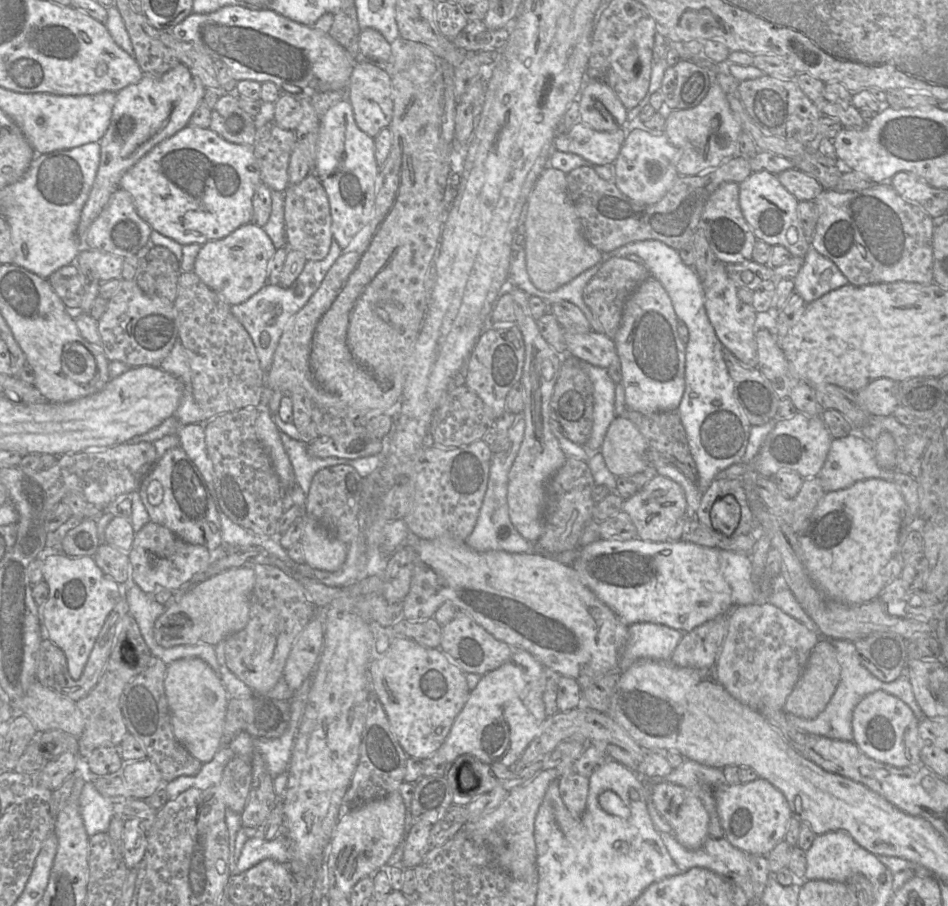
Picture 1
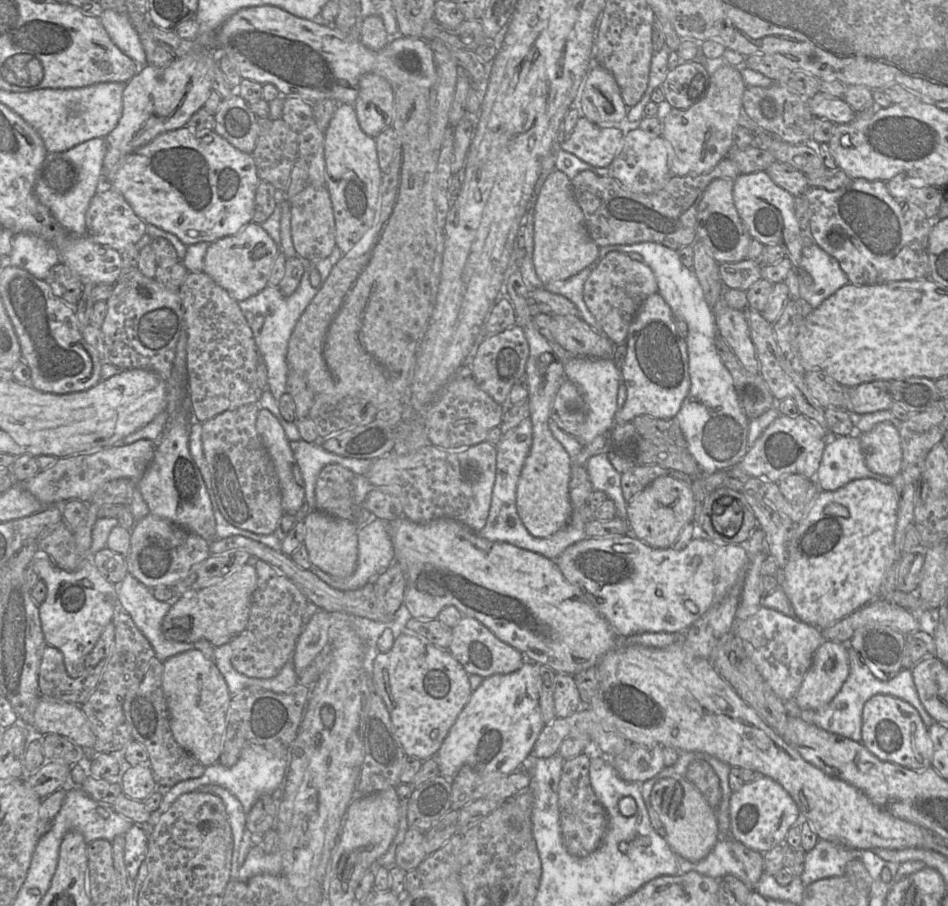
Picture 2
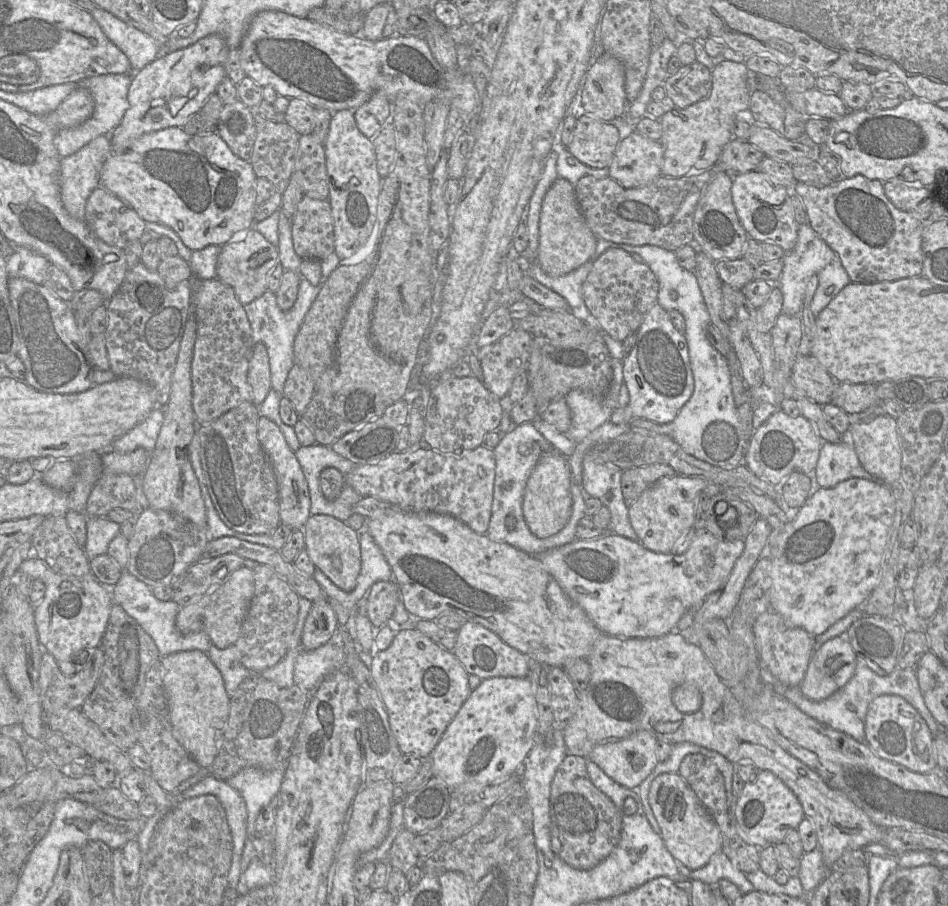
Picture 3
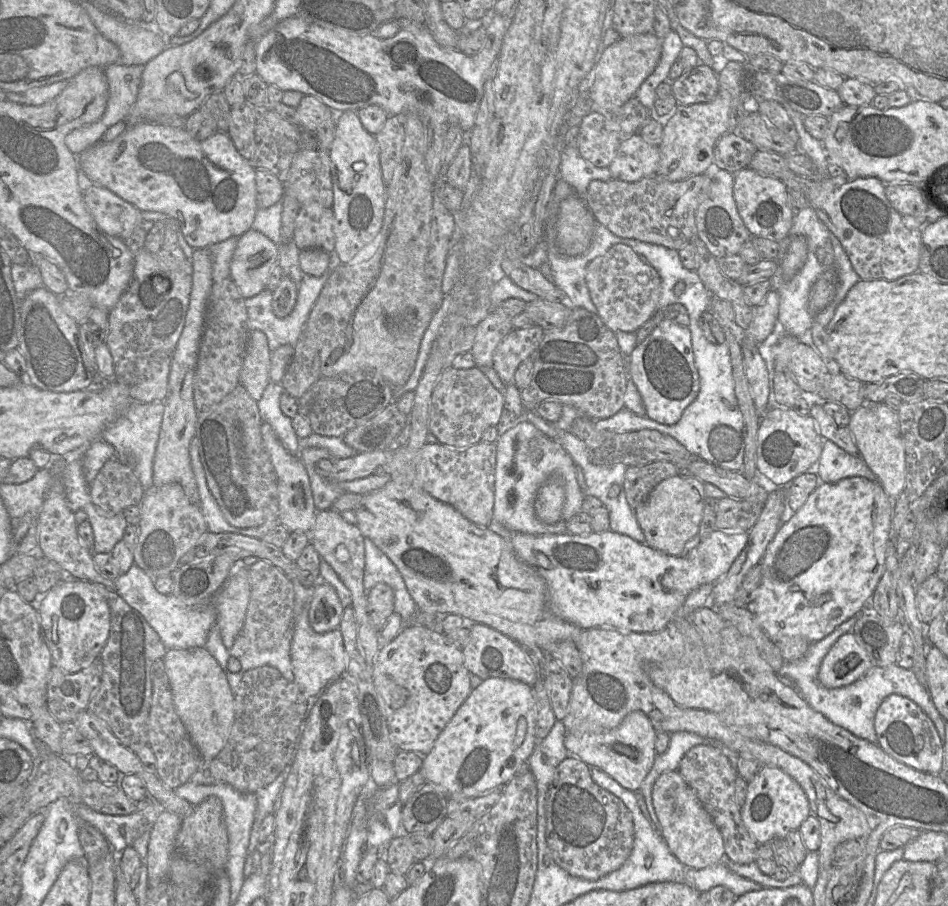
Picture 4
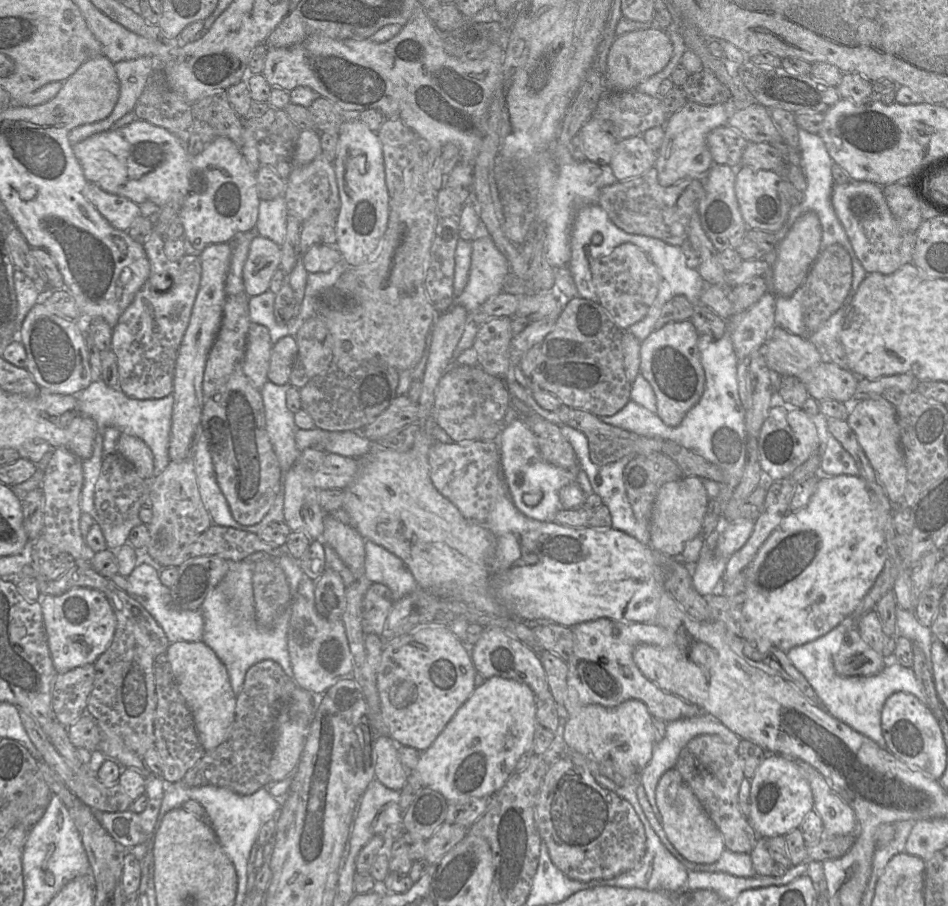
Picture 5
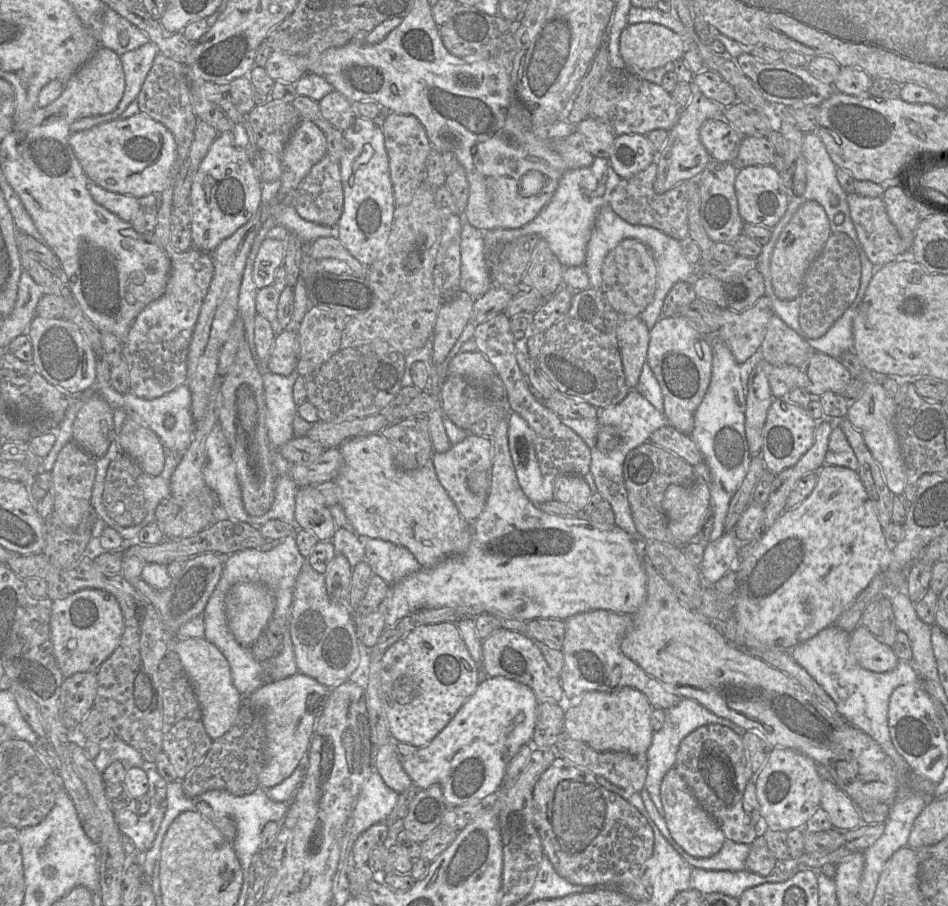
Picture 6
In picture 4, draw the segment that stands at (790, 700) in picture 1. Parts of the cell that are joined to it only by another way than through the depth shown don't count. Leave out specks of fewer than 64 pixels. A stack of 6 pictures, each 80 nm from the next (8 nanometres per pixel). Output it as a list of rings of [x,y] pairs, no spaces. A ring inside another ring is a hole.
[[[853,632],[842,635],[823,659],[818,679],[826,688],[839,688],[863,677],[873,663]]]

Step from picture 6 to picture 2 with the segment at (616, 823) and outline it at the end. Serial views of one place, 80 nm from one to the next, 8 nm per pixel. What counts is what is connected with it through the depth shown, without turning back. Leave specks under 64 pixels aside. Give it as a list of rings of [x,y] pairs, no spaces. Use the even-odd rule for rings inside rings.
[[[580,753],[566,759],[558,786],[558,807],[564,845],[569,854],[585,857],[600,845],[607,826],[607,812],[598,800],[590,781],[591,754]]]

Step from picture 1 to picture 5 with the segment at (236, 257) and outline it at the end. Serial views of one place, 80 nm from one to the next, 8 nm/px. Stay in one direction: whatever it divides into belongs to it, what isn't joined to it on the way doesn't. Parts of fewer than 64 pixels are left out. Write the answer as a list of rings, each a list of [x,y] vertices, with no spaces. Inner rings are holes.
[[[256,235],[243,268],[245,294],[252,297],[269,290],[271,278],[280,268],[280,262],[281,246],[269,238]]]

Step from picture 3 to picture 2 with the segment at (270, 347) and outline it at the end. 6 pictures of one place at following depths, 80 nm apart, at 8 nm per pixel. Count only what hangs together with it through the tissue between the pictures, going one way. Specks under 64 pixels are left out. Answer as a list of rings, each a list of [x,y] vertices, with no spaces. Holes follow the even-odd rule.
[[[335,246],[332,253],[325,259],[314,262],[307,262],[305,271],[301,277],[296,291],[288,296],[283,296],[278,287],[267,285],[258,294],[239,303],[239,308],[251,329],[254,343],[259,353],[260,359],[267,368],[267,390],[269,390],[278,402],[280,397],[286,392],[286,381],[289,367],[286,360],[288,341],[292,331],[309,303],[318,293],[324,284],[334,265],[343,257],[341,250]],[[317,269],[320,273],[320,286],[313,287],[310,283],[310,270]]]

